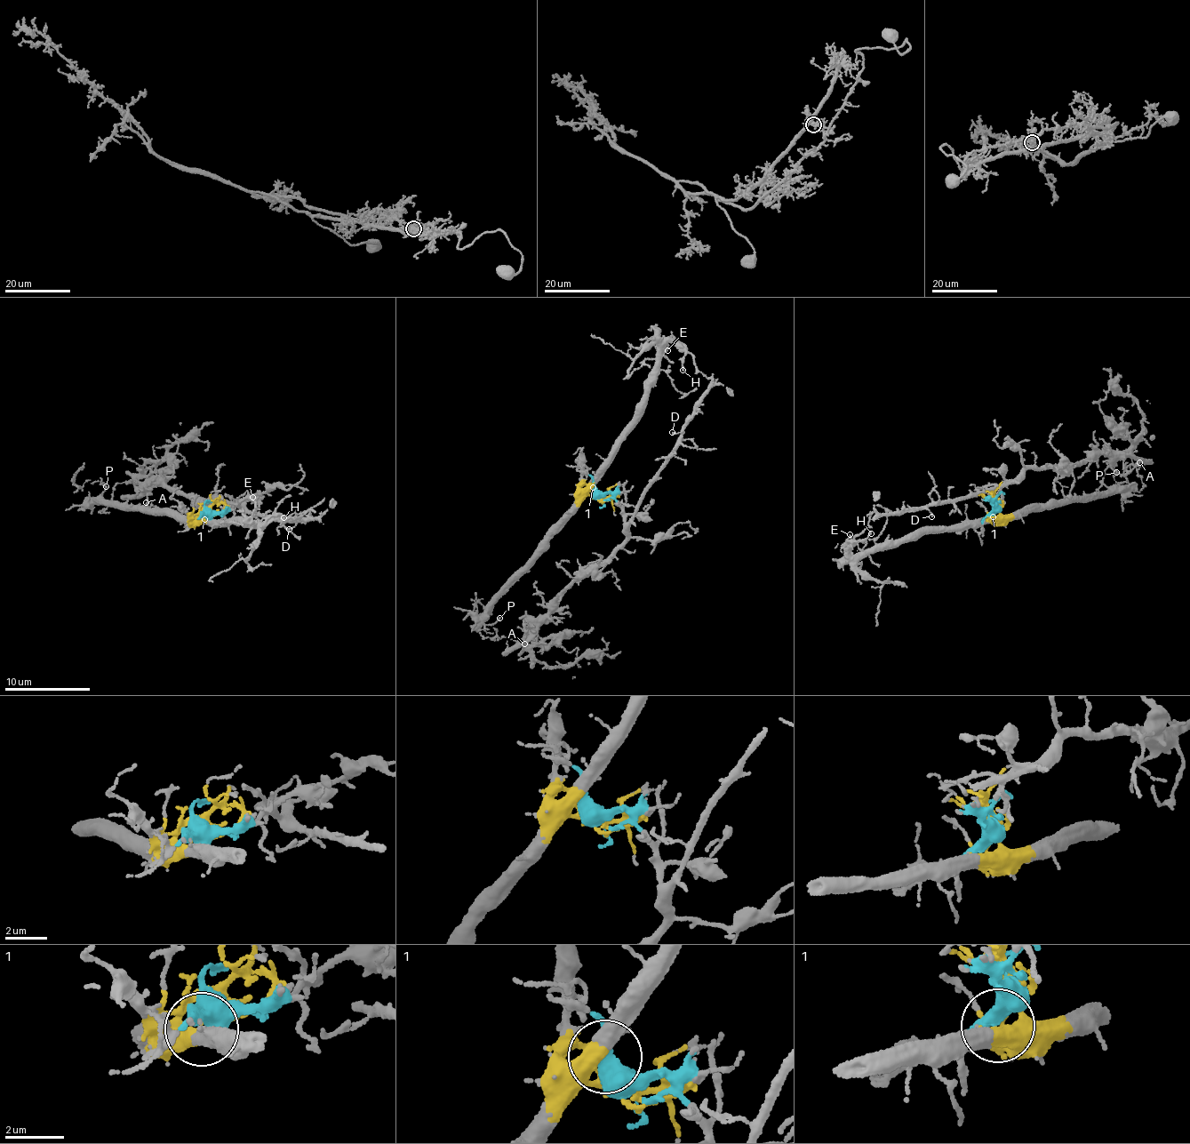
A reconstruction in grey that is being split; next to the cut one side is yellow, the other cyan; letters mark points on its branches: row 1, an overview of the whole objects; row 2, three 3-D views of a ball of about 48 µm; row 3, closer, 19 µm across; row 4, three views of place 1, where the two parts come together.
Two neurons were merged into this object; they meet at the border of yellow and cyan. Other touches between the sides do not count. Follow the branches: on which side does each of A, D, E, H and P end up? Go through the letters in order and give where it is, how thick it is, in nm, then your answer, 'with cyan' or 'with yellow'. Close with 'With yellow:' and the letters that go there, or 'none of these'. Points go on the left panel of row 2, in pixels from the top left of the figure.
A: place (146, 502); calibre 110 nm; with cyan
D: place (289, 529); calibre 120 nm; with cyan
E: place (252, 497); calibre 130 nm; with yellow
H: place (283, 517); calibre 90 nm; with yellow
P: place (106, 486); calibre 130 nm; with yellow
With yellow: E, H, P

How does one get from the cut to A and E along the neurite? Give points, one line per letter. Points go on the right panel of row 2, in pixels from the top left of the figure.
A: (996, 503), (1003, 485), (1026, 468), (1050, 466), (1063, 472), (1106, 454), (1120, 457), (1129, 470), (1139, 462)
E: (996, 503), (999, 513), (996, 516), (932, 526), (865, 554), (858, 553), (858, 547), (847, 543), (850, 534)

